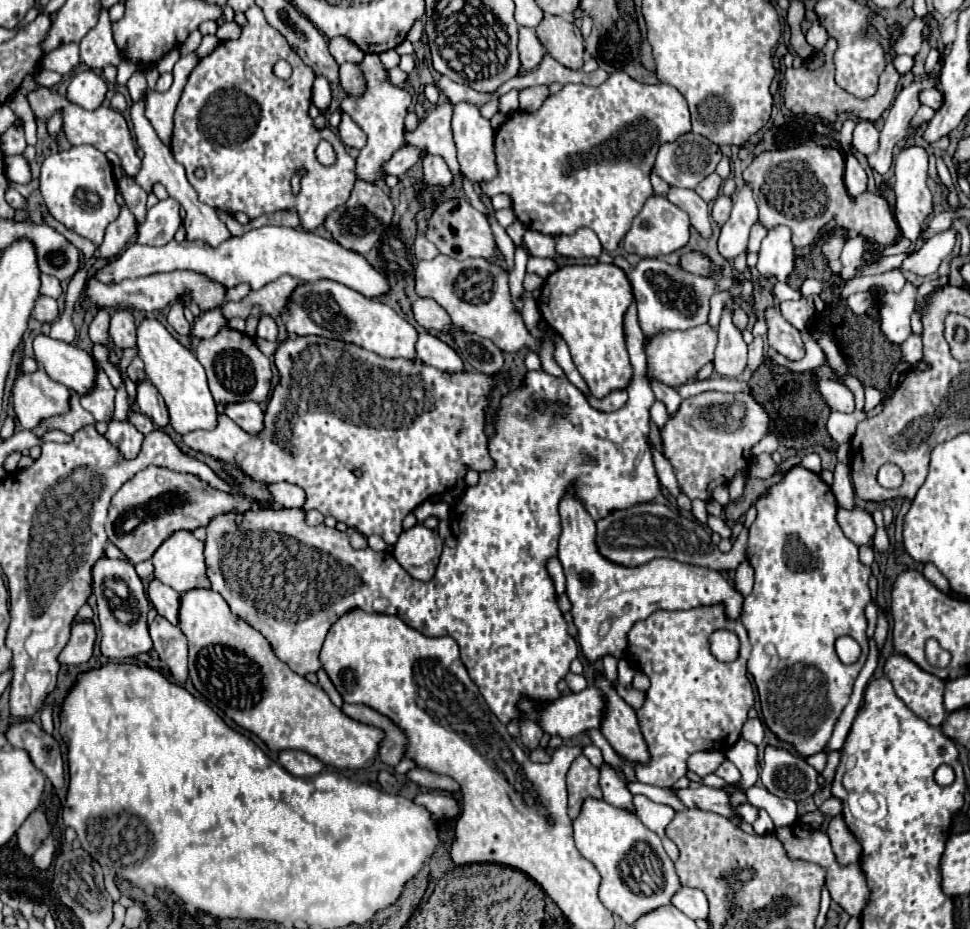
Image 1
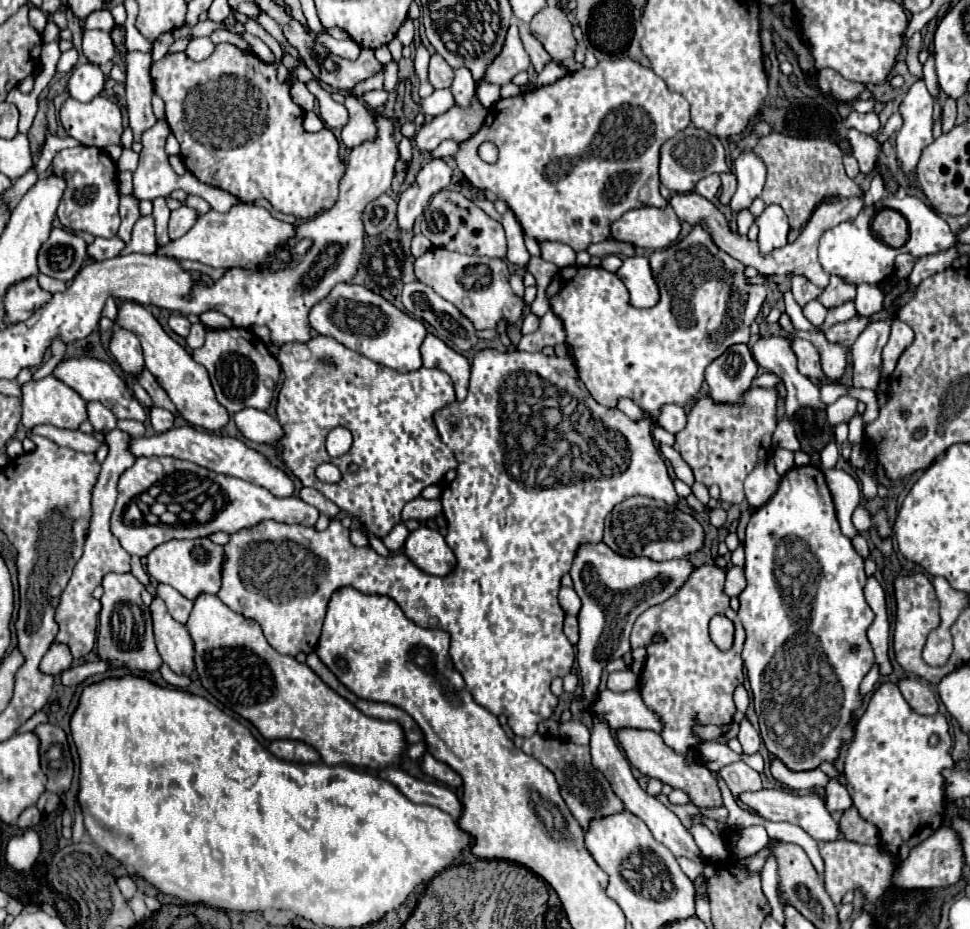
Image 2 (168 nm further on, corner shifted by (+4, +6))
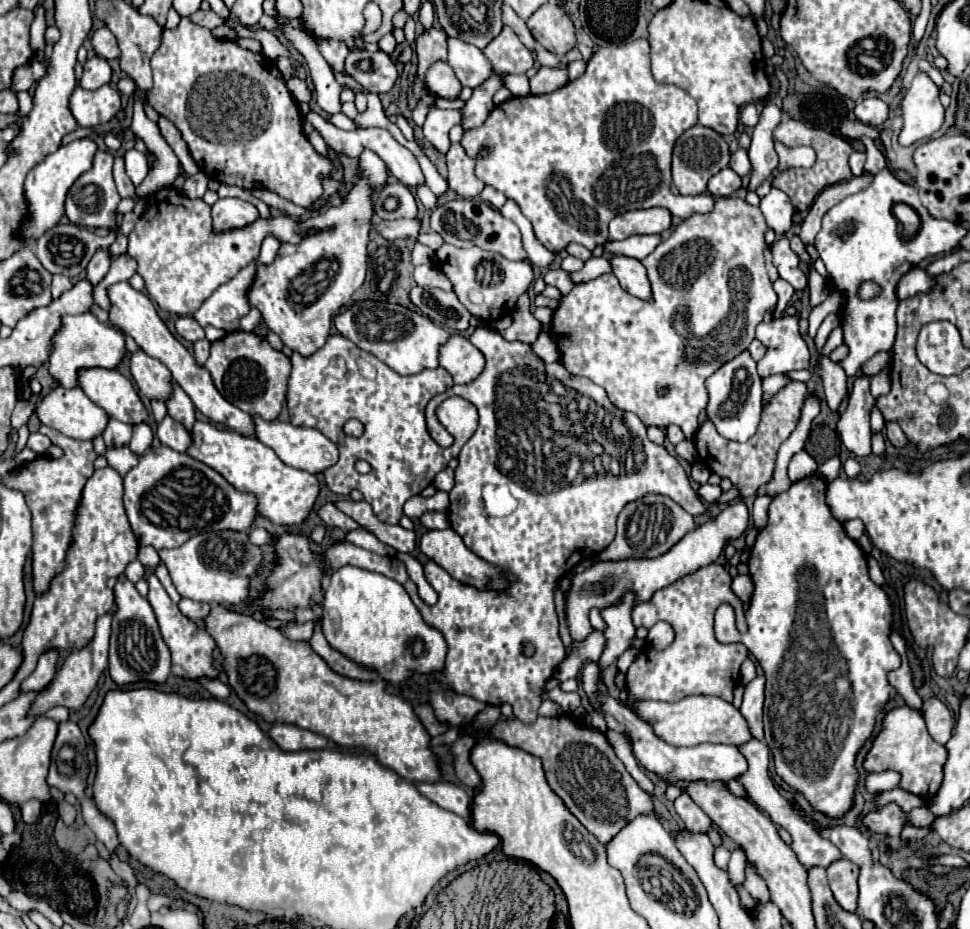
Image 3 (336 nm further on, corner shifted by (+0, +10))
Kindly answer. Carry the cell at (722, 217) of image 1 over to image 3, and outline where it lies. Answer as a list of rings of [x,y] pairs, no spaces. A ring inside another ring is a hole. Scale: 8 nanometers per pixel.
[[[737,149],[733,155],[731,155],[731,163],[729,167],[733,167],[733,171],[737,171],[737,175],[745,177],[751,169],[751,161],[749,161],[749,155],[747,155],[747,149]]]

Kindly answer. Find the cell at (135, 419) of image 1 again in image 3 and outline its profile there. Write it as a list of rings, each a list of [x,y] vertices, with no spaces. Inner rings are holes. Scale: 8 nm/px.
[[[81,371],[81,389],[85,395],[105,409],[109,417],[137,425],[147,421],[147,409],[143,407],[133,383],[119,371]]]

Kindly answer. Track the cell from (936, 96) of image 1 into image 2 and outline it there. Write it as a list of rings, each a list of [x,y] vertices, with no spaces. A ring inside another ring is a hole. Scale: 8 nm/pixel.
[[[919,79],[913,83],[899,107],[905,123],[895,139],[897,161],[907,179],[913,177],[913,171],[921,159],[923,149],[933,143],[933,105],[935,99],[927,91],[925,83]]]

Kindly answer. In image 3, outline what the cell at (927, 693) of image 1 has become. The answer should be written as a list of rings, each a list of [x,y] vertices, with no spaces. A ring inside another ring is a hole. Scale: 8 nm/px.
[[[925,699],[923,701],[923,709],[921,709],[923,717],[925,717],[925,723],[927,723],[927,729],[929,729],[929,735],[945,745],[951,737],[951,731],[953,731],[953,719],[951,719],[951,713],[949,709],[939,701],[939,699]]]

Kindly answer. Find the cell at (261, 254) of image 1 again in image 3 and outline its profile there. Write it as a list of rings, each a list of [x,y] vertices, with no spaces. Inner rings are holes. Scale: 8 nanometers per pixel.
[[[219,199],[213,205],[213,227],[217,227],[217,231],[223,229],[233,229],[233,227],[245,227],[249,223],[253,223],[253,219],[259,217],[257,207],[253,207],[251,203],[243,201],[243,199]]]

